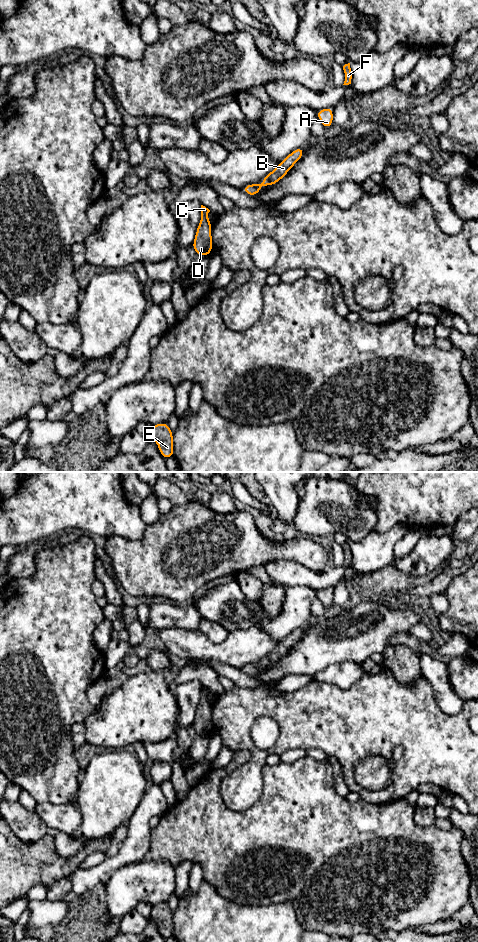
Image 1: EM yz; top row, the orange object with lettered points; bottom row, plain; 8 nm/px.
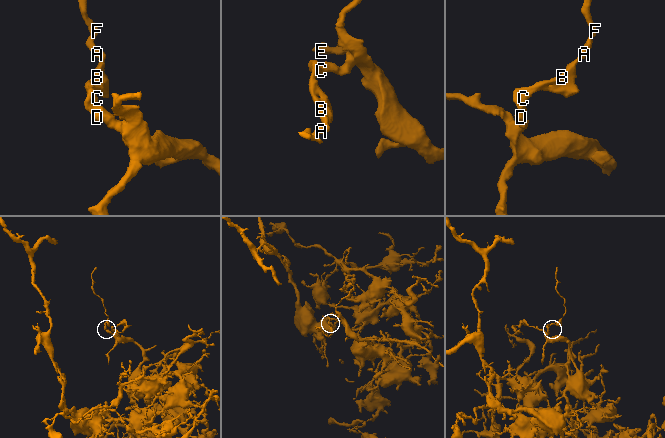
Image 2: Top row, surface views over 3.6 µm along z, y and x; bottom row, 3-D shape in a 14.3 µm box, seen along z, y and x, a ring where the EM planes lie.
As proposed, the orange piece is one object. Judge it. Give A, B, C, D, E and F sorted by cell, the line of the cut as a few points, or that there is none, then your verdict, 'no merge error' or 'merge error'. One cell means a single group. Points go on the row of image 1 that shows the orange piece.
A B C D E F | no cut | no merge error

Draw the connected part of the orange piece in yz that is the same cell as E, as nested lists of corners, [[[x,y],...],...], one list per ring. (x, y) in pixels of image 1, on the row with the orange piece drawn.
[[[158,423],[152,426],[150,439],[153,439],[159,448],[164,459],[174,456],[173,448],[173,432],[169,428],[168,423]]]

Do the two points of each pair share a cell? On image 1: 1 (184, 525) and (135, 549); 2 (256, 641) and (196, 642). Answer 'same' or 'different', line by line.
1: same
2: same

